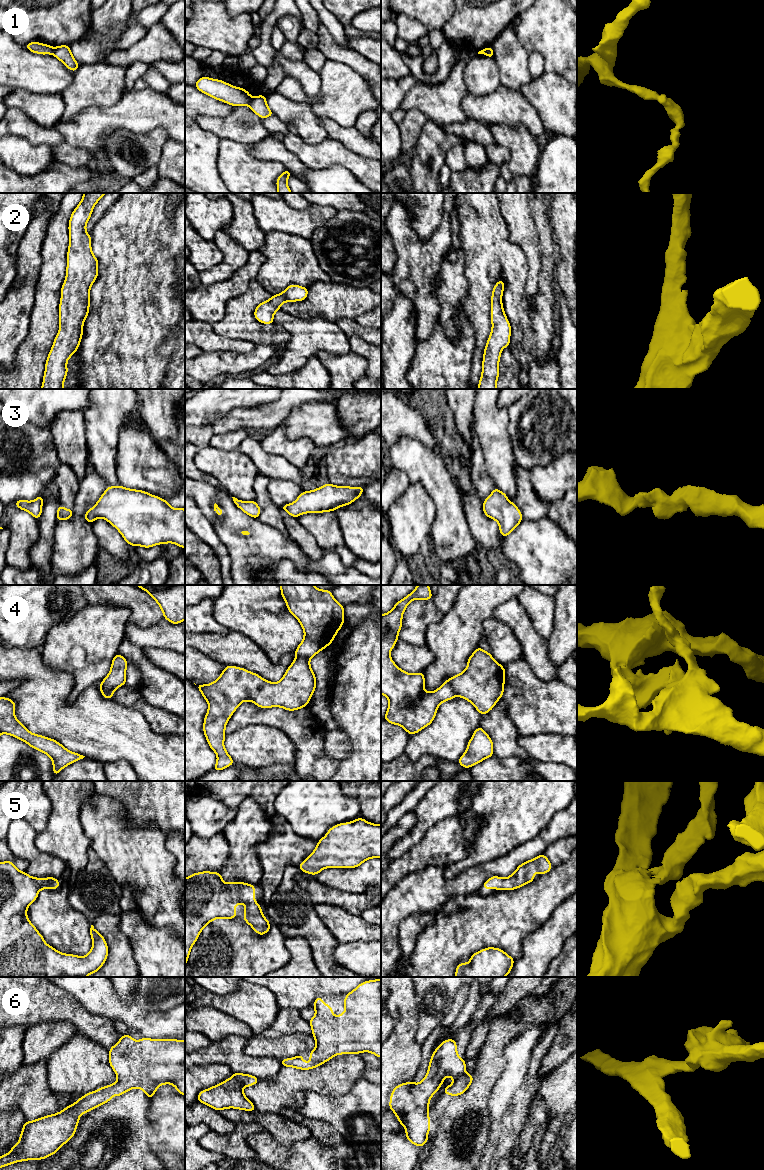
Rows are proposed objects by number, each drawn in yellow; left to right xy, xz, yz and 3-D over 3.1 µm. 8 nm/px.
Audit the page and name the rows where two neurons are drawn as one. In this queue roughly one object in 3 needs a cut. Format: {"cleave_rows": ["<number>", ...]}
{"cleave_rows": ["1", "4"]}

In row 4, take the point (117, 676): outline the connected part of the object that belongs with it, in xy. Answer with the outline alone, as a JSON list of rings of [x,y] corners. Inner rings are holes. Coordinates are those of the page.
[[[120,654],[112,660],[109,674],[102,680],[100,690],[110,690],[125,685],[128,661]]]

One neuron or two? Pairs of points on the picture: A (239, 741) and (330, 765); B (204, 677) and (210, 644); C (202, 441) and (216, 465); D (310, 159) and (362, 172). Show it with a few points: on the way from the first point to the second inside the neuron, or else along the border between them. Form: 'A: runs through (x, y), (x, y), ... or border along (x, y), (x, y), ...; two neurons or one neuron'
A: border along (285, 733), (295, 747), (294, 762); two neurons
B: border along (195, 650), (225, 665); two neurons
C: border along (209, 445), (199, 449); two neurons
D: runs through (323, 158), (346, 158), (349, 160); one neuron

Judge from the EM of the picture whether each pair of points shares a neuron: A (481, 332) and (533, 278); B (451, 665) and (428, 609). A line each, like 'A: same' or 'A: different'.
A: different
B: different

